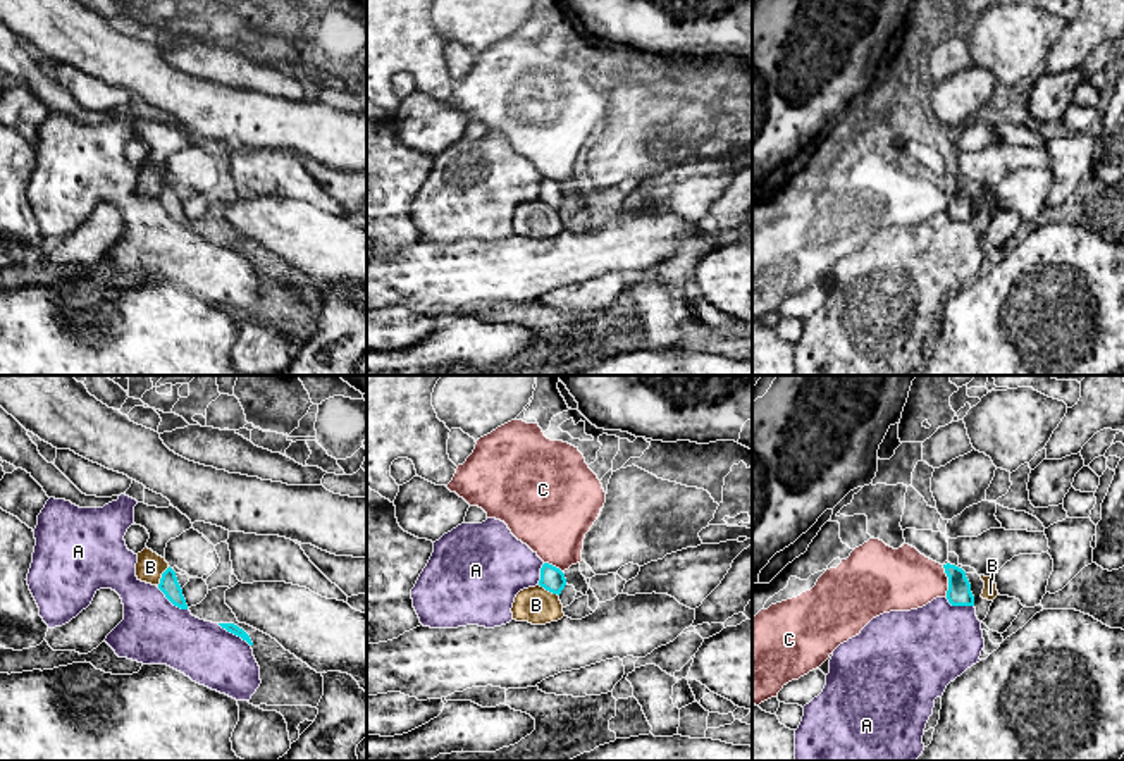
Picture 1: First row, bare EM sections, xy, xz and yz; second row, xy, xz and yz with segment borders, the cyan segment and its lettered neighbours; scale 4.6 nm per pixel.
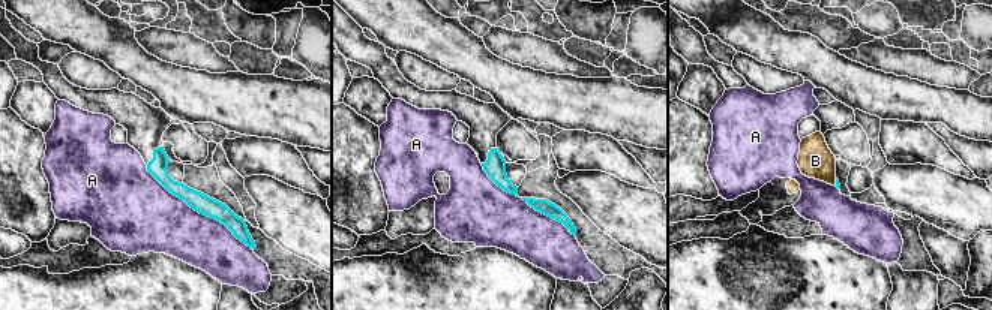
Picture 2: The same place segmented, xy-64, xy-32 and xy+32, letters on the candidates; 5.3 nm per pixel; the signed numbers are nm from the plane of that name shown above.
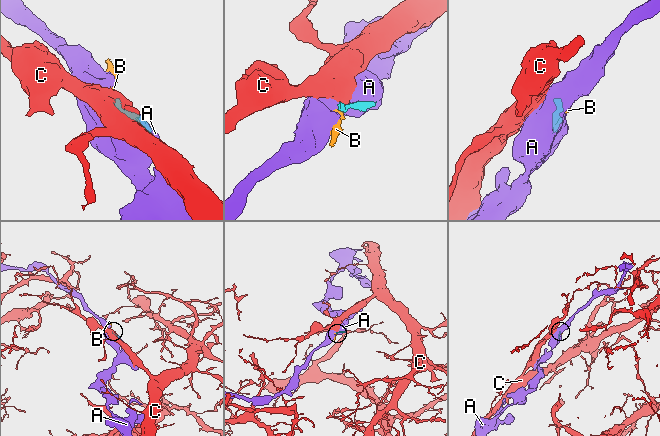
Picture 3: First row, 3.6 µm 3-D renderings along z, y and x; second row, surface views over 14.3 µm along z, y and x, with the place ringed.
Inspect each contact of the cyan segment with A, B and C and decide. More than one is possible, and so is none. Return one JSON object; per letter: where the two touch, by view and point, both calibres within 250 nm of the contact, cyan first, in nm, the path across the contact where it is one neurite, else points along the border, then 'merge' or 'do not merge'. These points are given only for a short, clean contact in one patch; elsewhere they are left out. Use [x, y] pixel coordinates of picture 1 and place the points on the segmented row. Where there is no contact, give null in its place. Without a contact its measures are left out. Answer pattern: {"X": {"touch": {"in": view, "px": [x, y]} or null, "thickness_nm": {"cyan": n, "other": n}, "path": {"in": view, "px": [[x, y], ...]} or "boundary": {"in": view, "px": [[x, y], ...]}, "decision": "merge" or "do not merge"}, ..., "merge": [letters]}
{"A": {"touch": {"in": "xy", "px": [234, 634]}, "thickness_nm": {"cyan": 50, "other": 280}, "decision": "do not merge"}, "B": {"touch": {"in": "xy", "px": [162, 577]}, "thickness_nm": {"cyan": 90, "other": 130}, "boundary": {"in": "xy", "px": [[169, 567], [157, 586]]}, "decision": "do not merge"}, "C": {"touch": {"in": "yz", "px": [949, 581]}, "thickness_nm": {"cyan": 110, "other": 300}, "boundary": {"in": "yz", "px": [[942, 565], [947, 575], [947, 596]]}, "decision": "do not merge"}, "merge": []}

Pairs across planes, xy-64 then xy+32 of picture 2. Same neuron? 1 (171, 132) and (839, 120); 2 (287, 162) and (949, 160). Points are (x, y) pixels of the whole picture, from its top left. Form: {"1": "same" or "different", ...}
{"1": "different", "2": "same"}

